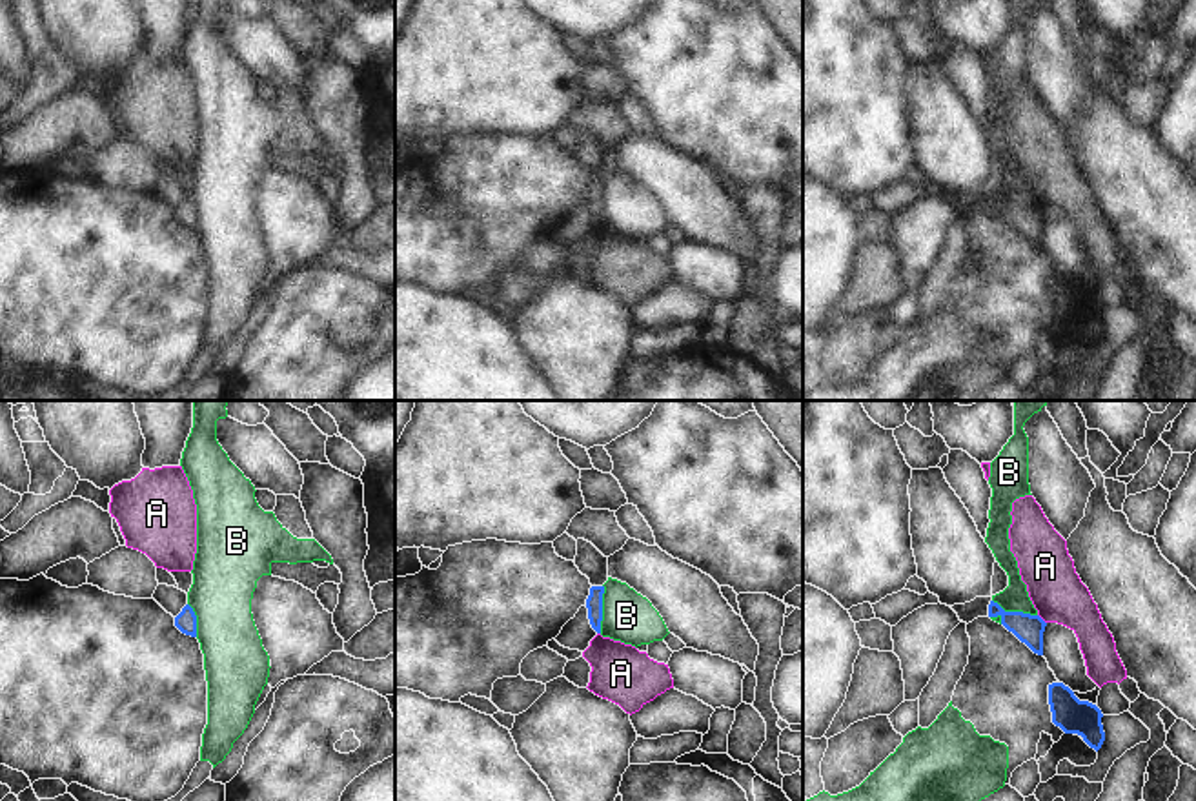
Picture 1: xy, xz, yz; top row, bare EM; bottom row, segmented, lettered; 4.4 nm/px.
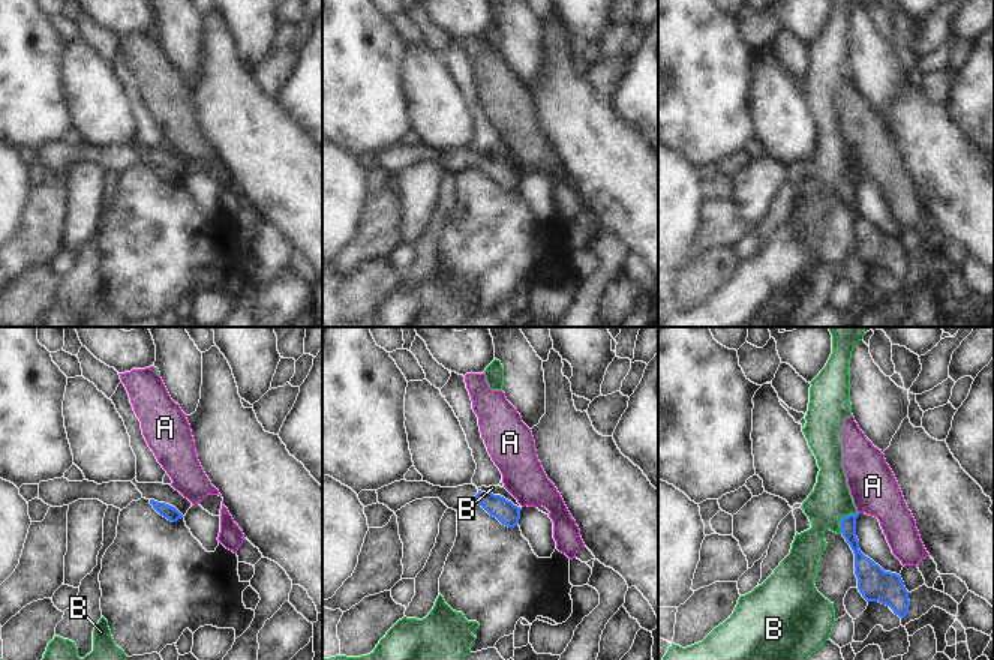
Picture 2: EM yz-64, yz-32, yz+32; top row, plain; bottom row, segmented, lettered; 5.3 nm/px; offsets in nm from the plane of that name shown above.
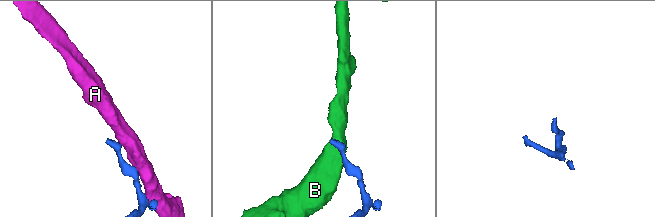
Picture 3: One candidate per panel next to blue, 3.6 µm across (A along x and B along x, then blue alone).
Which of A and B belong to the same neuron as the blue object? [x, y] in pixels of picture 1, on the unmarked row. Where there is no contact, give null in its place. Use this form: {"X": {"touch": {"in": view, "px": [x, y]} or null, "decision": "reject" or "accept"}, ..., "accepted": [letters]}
{"A": {"touch": {"in": "yz", "px": [1042, 212]}, "decision": "reject"}, "B": {"touch": {"in": "xz", "px": [601, 201]}, "decision": "reject"}, "accepted": []}

